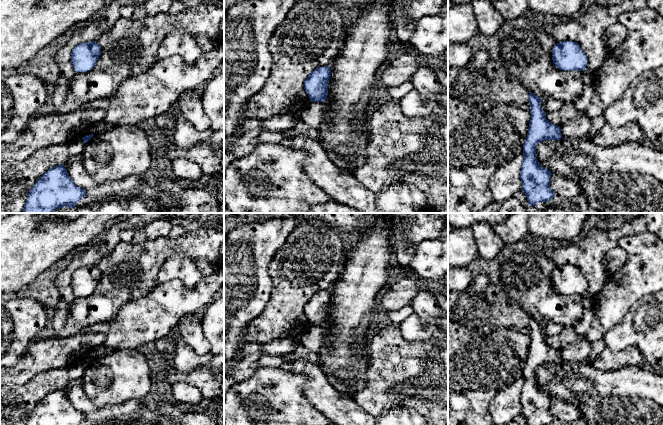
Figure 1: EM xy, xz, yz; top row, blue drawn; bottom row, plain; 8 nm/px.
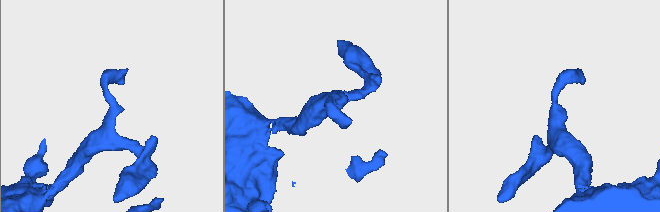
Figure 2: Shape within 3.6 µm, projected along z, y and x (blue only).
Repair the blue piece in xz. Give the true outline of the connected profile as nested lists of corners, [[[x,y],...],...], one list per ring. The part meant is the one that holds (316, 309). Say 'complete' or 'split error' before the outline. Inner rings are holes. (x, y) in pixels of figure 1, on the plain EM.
complete; [[[329,290],[316,292],[309,298],[304,306],[304,313],[311,326],[324,326],[326,324],[330,300]]]

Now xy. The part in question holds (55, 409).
complete; [[[61,388],[49,393],[36,405],[26,425],[80,425],[86,419]]]

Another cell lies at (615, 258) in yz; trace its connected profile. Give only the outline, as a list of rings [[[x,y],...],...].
[[[619,246],[611,249],[606,254],[605,276],[606,279],[618,272],[626,263],[627,254]]]

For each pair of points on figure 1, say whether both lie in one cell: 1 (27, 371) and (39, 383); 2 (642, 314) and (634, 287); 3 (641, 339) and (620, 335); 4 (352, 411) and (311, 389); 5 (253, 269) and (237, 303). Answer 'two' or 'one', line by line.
1: two
2: two
3: one
4: one
5: one

